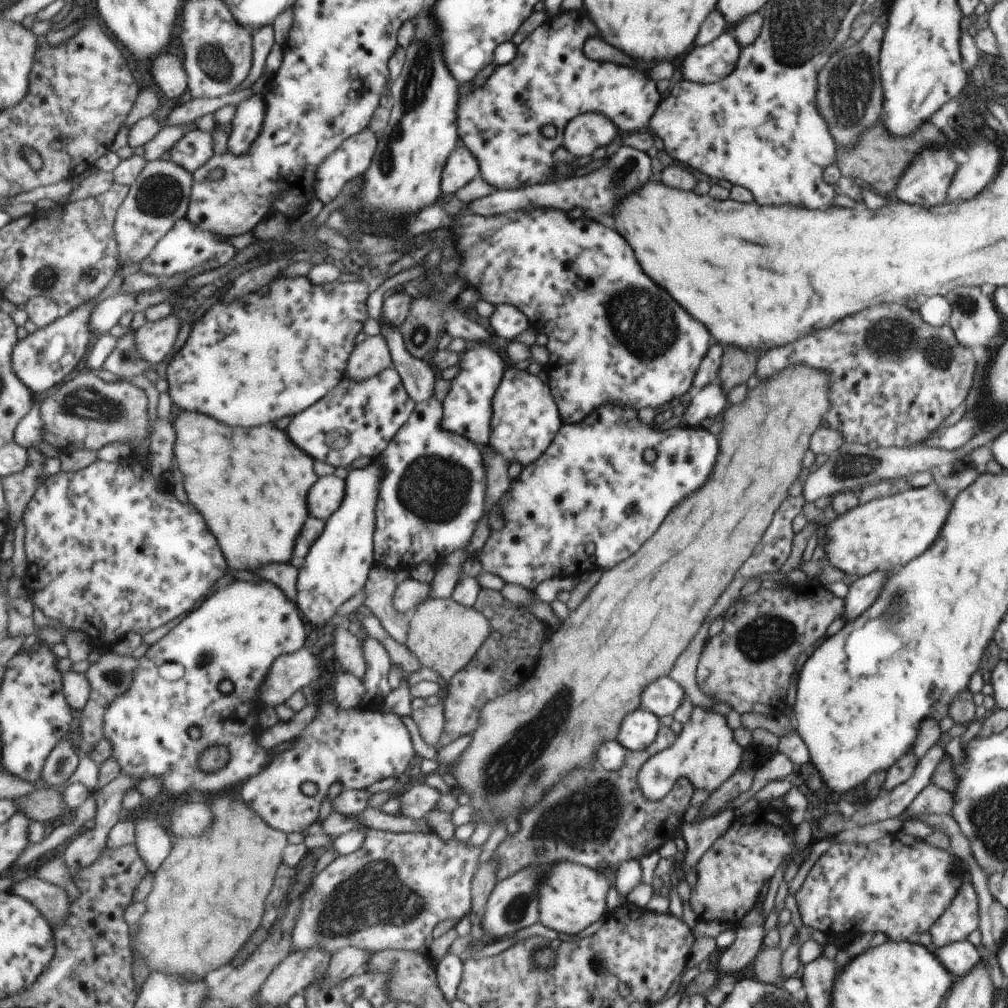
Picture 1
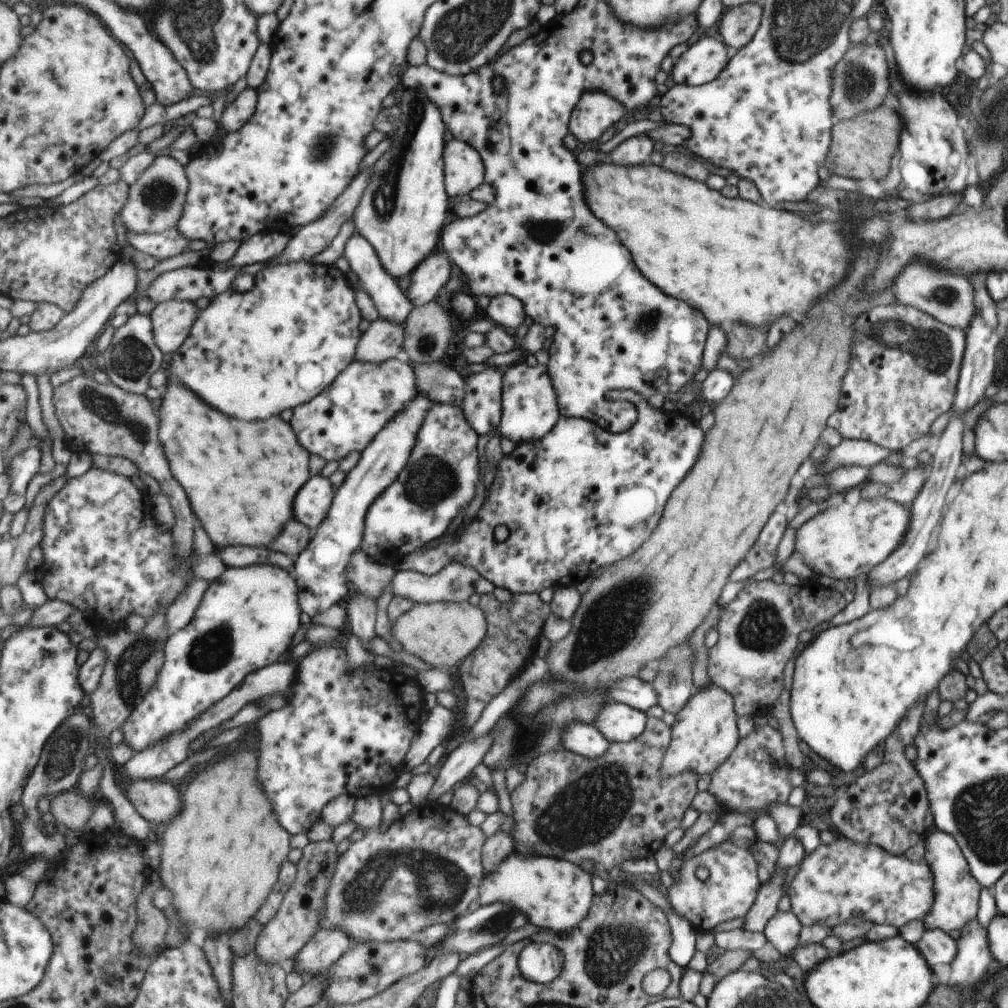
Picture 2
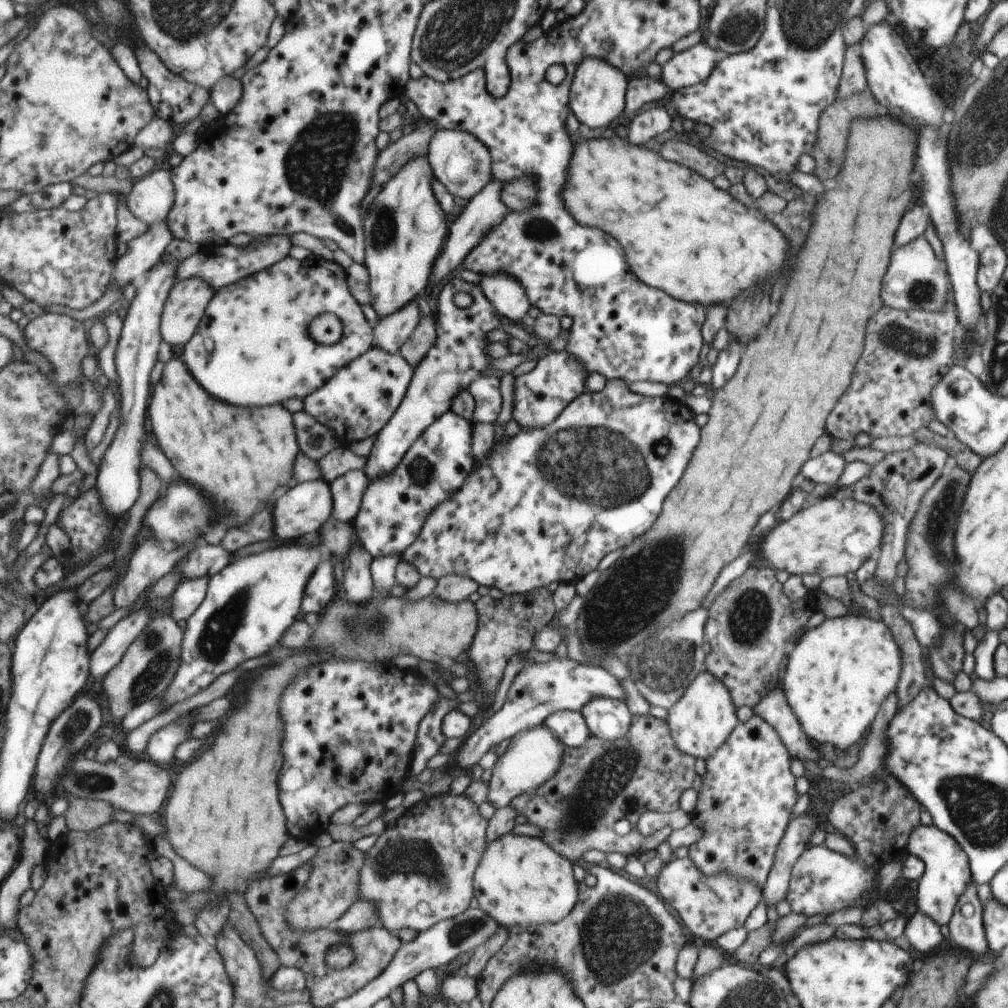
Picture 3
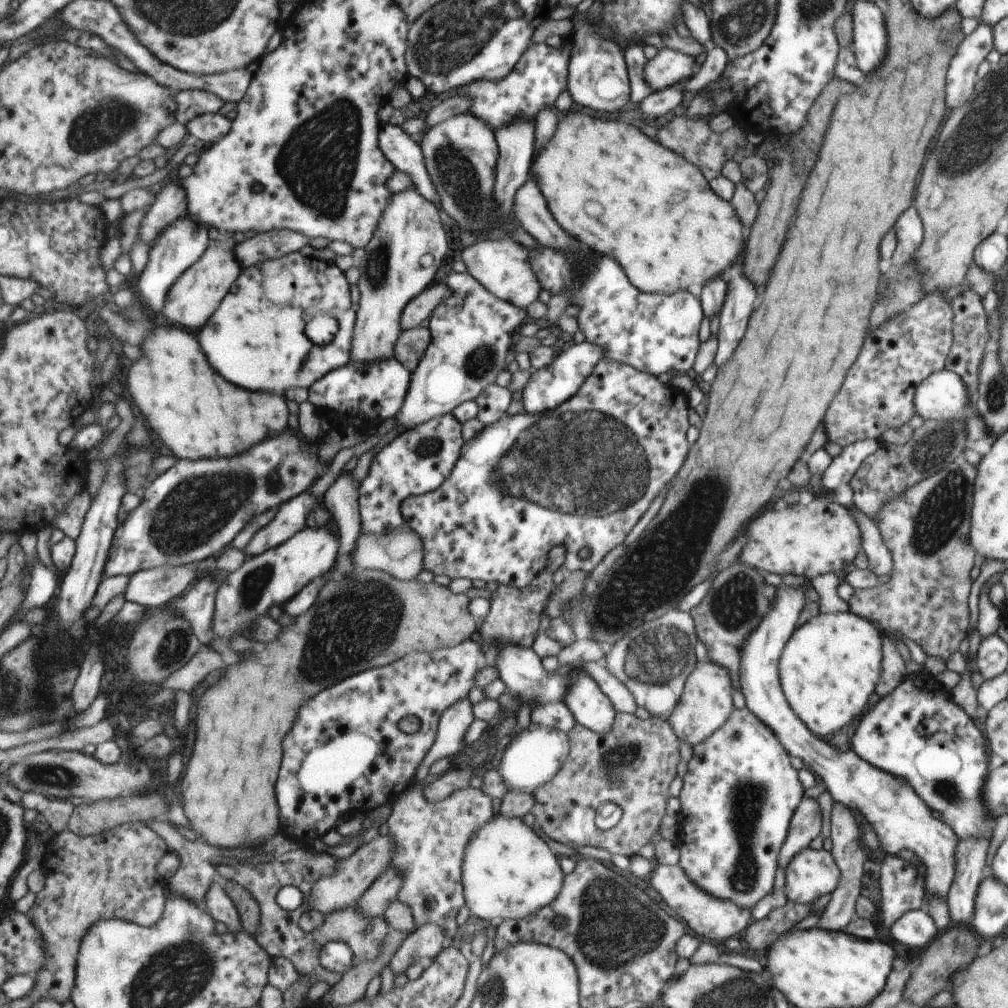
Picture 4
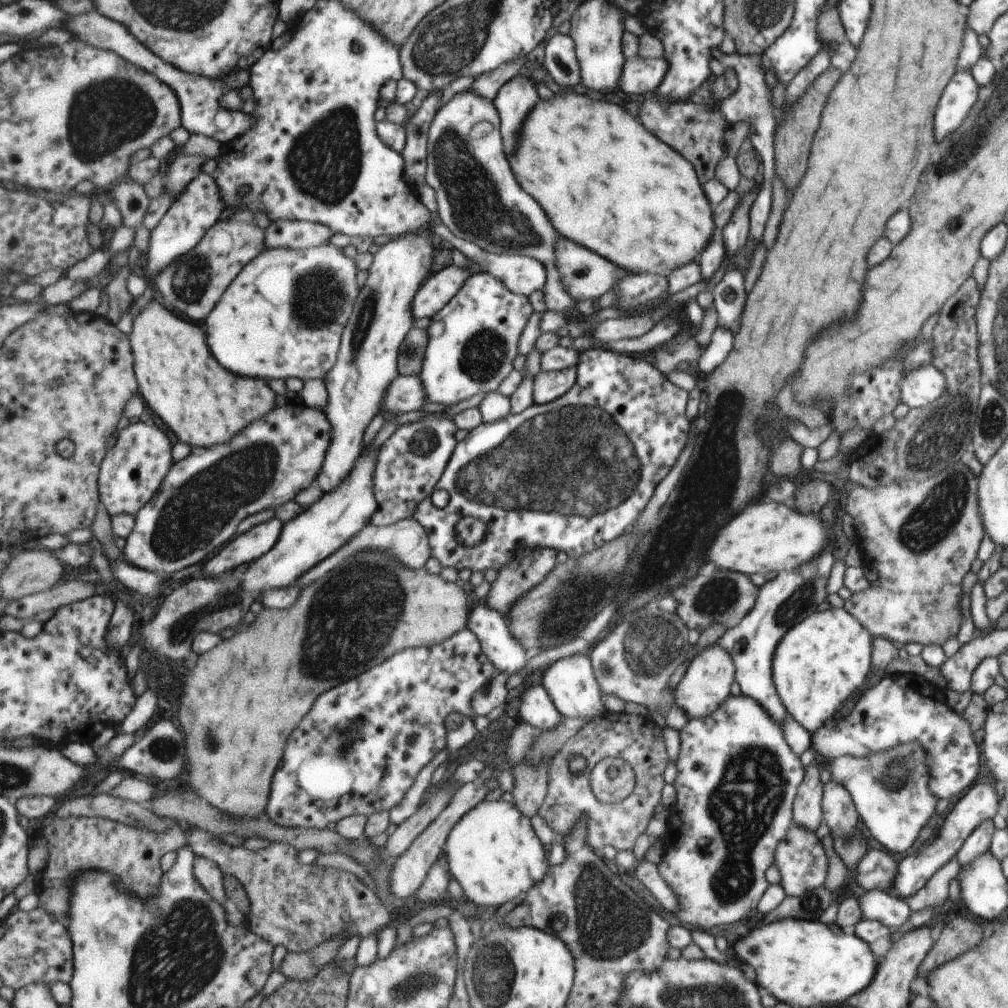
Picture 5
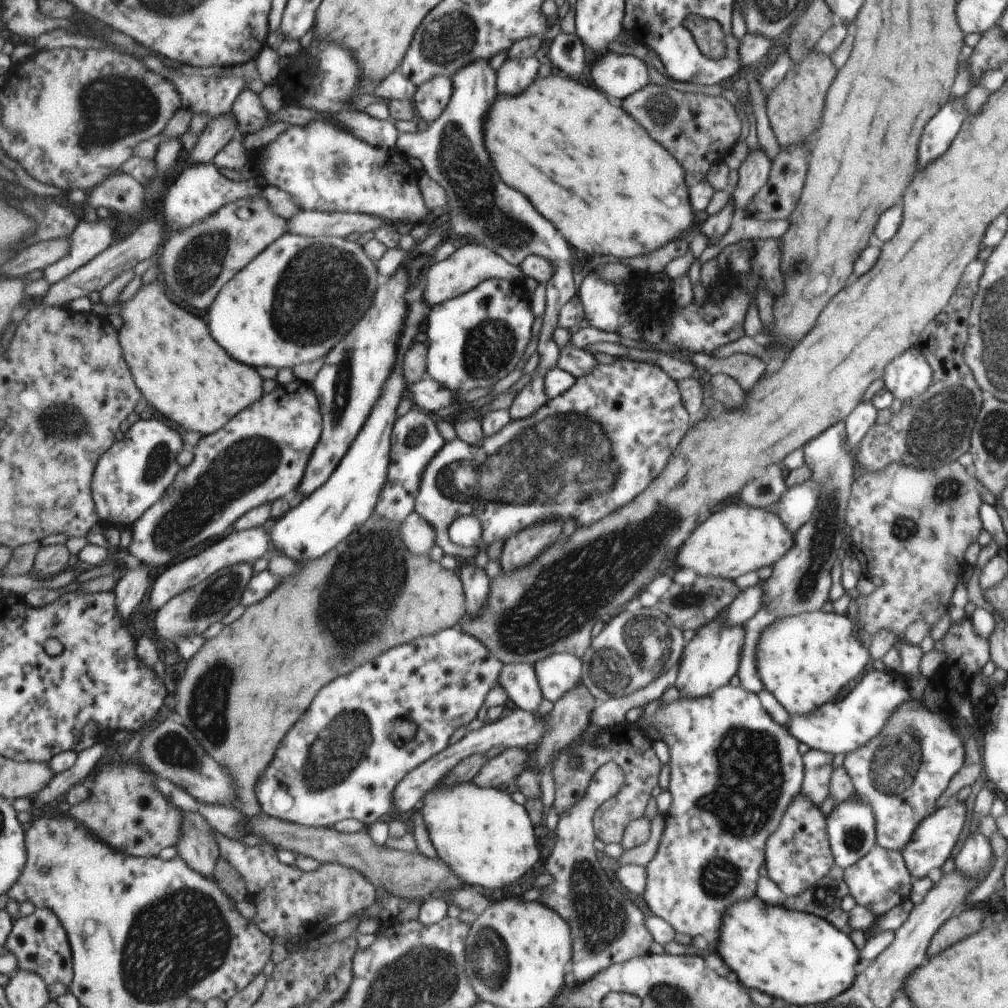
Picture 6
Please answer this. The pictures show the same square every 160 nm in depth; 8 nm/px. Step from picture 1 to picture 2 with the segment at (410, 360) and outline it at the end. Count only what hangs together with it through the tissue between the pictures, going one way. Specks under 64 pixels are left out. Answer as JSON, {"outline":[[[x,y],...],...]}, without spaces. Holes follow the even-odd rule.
{"outline":[[[356,231],[346,242],[344,258],[349,262],[351,270],[360,277],[369,294],[372,294],[373,300],[380,312],[379,319],[387,319],[400,325],[405,324],[414,304],[406,295],[407,292],[402,283],[393,278],[386,271],[386,268],[383,267],[380,256],[371,242]],[[448,361],[431,363],[426,367],[412,366],[417,393],[427,395],[433,403],[460,406],[465,394],[465,383]]]}

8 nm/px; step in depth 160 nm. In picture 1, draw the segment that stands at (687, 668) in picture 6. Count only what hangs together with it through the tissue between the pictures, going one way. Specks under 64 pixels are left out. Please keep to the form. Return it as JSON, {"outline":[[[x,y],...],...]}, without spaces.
{"outline":[[[693,706],[689,720],[676,735],[675,741],[644,764],[636,781],[639,782],[640,792],[644,797],[653,802],[661,800],[668,794],[680,777],[684,777],[692,788],[705,790],[711,794],[725,783],[725,780],[732,777],[739,760],[741,760],[741,748],[733,740],[721,708],[716,706],[705,710],[701,706]]]}

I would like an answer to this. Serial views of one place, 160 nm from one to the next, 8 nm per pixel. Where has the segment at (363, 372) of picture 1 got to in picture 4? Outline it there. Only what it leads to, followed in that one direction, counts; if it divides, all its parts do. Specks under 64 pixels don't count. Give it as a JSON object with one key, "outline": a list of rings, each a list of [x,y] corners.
{"outline":[[[436,283],[429,288],[424,288],[415,299],[411,300],[405,308],[402,316],[402,327],[404,330],[419,327],[421,320],[431,316],[431,312],[436,310],[436,306],[449,294],[448,285]]]}

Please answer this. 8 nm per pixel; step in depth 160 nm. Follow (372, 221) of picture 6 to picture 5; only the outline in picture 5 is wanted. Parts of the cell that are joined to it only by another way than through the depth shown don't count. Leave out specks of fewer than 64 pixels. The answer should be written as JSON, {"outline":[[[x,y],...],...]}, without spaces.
{"outline":[[[276,220],[266,229],[267,248],[306,249],[328,243],[335,232],[323,223],[302,220]]]}

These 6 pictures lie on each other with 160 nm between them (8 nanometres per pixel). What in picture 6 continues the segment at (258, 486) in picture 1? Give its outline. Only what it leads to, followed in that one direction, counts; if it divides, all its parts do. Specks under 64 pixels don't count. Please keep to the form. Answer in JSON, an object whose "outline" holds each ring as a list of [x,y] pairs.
{"outline":[[[158,277],[152,283],[141,285],[134,297],[114,306],[102,303],[92,303],[91,312],[97,315],[118,314],[122,318],[120,343],[124,350],[124,357],[132,369],[137,386],[142,396],[151,406],[157,408],[163,416],[187,430],[201,432],[201,436],[209,436],[221,430],[233,416],[237,416],[253,402],[259,402],[263,396],[263,378],[256,368],[237,362],[231,358],[225,348],[221,348],[213,338],[207,322],[197,314],[181,308],[169,298],[169,290],[164,284],[163,277]]]}

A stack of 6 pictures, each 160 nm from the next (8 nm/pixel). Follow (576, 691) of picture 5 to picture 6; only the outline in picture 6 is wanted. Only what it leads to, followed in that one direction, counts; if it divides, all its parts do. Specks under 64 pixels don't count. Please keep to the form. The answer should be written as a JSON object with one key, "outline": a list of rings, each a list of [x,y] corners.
{"outline":[[[563,652],[553,653],[533,665],[542,698],[555,703],[574,690],[580,684],[581,663],[581,657]]]}

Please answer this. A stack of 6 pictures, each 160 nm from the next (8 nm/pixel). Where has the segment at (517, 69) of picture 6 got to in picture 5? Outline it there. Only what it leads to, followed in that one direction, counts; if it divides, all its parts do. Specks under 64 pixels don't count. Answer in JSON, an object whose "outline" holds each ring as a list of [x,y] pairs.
{"outline":[[[523,76],[511,78],[495,94],[493,104],[497,104],[497,112],[501,112],[501,136],[505,140],[505,154],[511,150],[511,146],[515,146],[513,138],[517,136],[517,126],[525,120],[535,100],[537,92]]]}

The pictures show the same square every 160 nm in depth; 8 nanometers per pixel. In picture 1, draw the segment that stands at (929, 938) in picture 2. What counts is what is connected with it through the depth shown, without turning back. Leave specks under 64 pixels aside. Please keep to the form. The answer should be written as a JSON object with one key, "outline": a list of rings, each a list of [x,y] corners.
{"outline":[[[967,940],[945,944],[941,948],[935,948],[933,952],[957,978],[965,976],[977,962],[981,962],[979,952]]]}

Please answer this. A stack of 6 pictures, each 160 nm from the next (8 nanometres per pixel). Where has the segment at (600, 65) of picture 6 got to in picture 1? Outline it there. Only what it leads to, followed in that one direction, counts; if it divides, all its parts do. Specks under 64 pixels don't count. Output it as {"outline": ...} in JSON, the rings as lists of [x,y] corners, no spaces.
{"outline":[[[723,32],[705,46],[693,48],[691,56],[683,58],[681,76],[697,83],[717,83],[726,79],[736,68],[739,42]]]}

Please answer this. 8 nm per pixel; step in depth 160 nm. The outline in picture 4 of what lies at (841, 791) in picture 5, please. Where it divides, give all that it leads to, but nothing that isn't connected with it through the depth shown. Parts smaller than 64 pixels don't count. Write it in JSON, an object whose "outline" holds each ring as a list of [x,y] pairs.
{"outline":[[[833,801],[830,816],[830,839],[832,848],[831,855],[834,856],[837,866],[840,868],[840,878],[838,887],[831,892],[831,897],[826,906],[818,912],[819,922],[817,927],[828,931],[843,931],[848,926],[848,922],[854,918],[855,904],[861,895],[860,878],[863,874],[863,862],[866,859],[864,846],[860,842],[861,834],[858,824],[855,823],[855,813],[840,802]]]}

